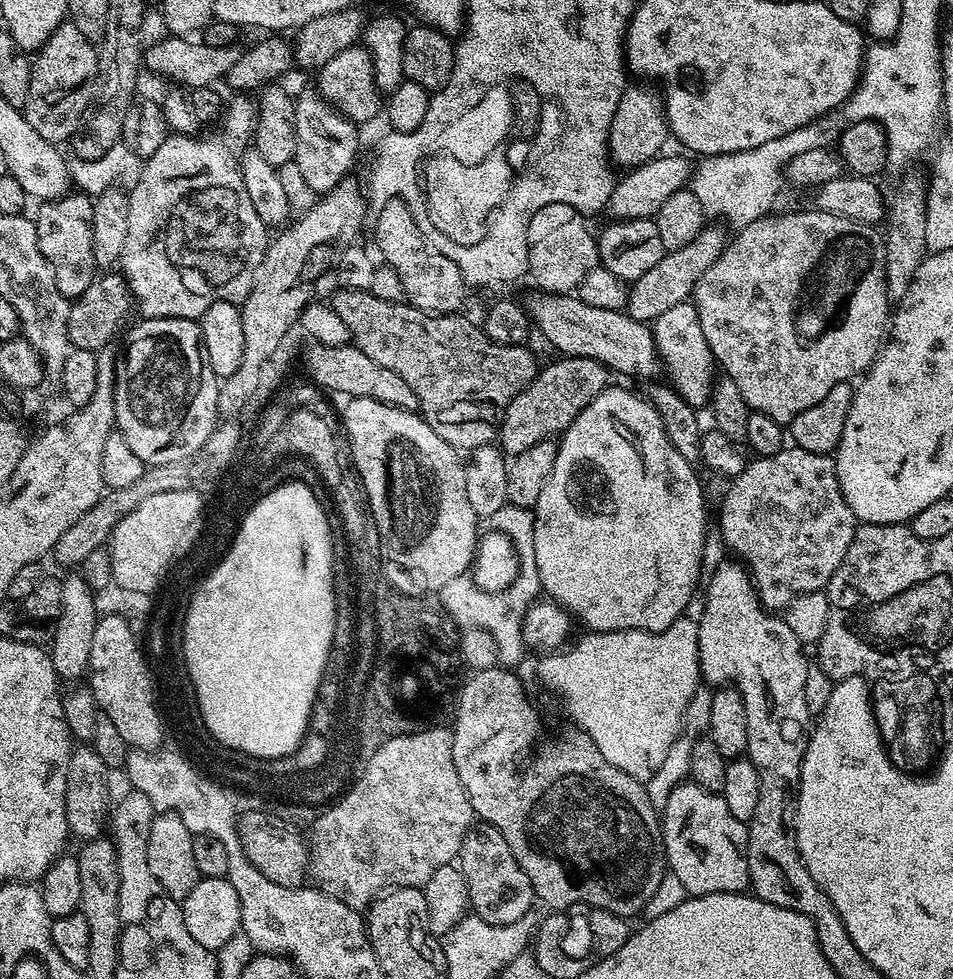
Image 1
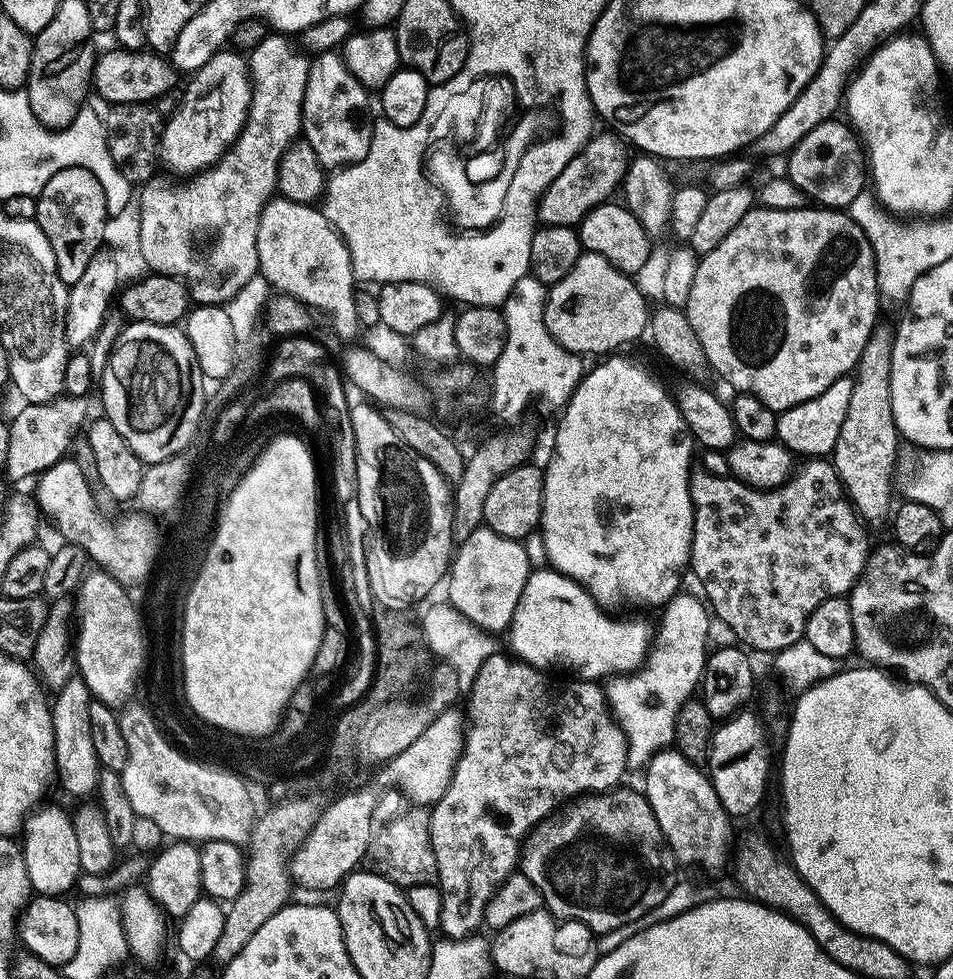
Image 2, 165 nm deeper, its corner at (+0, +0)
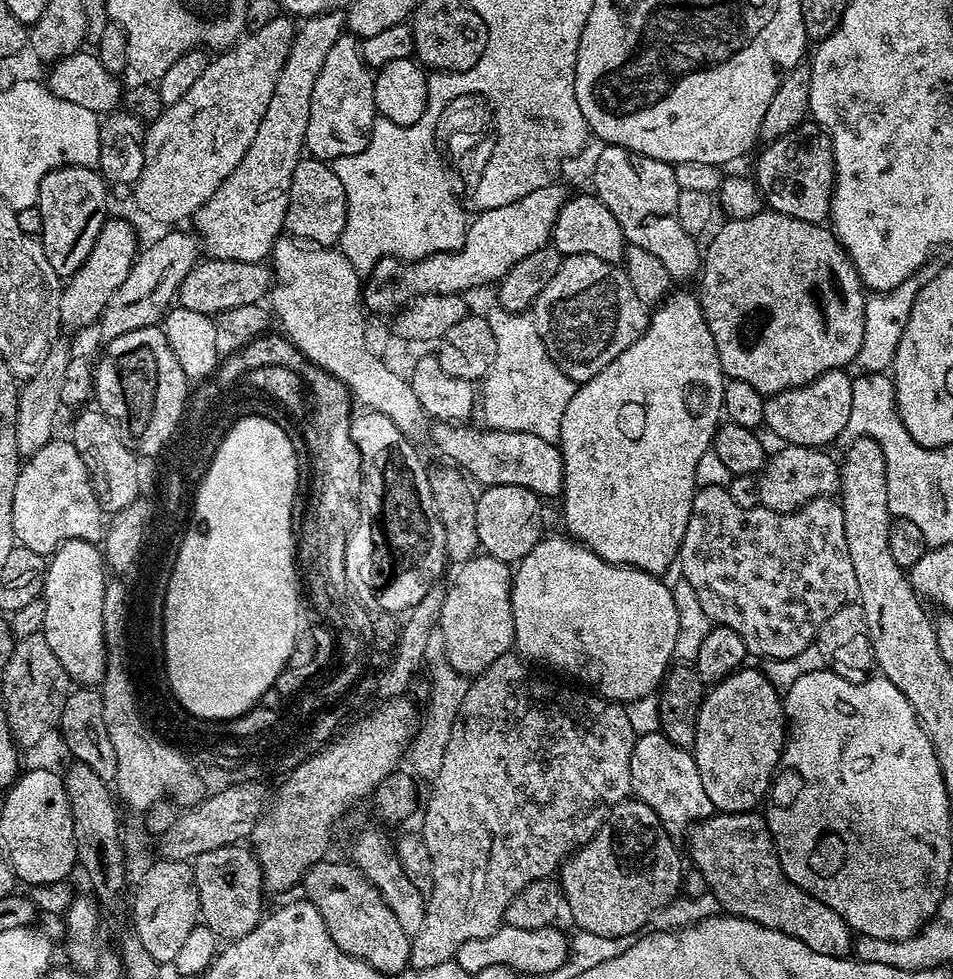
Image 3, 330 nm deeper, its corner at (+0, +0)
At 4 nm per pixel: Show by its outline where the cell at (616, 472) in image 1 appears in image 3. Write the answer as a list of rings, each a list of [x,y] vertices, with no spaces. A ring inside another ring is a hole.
[[[673,291],[651,313],[648,329],[640,335],[638,342],[634,342],[618,358],[614,358],[598,375],[583,381],[573,391],[570,402],[566,406],[566,414],[562,418],[558,449],[563,456],[564,485],[564,524],[567,535],[575,538],[585,548],[597,552],[607,564],[619,564],[629,568],[640,568],[644,572],[664,574],[668,567],[673,567],[674,561],[680,554],[680,543],[686,534],[686,526],[692,509],[692,499],[697,490],[695,471],[698,469],[699,459],[705,456],[713,443],[718,427],[718,419],[724,407],[724,369],[720,366],[720,359],[714,346],[714,338],[704,321],[704,312],[700,309],[699,299],[688,292]]]

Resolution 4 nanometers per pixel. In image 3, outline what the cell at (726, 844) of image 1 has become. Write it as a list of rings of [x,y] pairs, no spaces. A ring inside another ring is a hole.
[[[659,731],[641,735],[630,758],[630,778],[635,799],[641,800],[659,818],[664,831],[687,833],[693,826],[709,819],[714,809],[706,789],[702,787],[702,774],[698,774],[695,755],[687,748],[674,746]]]

